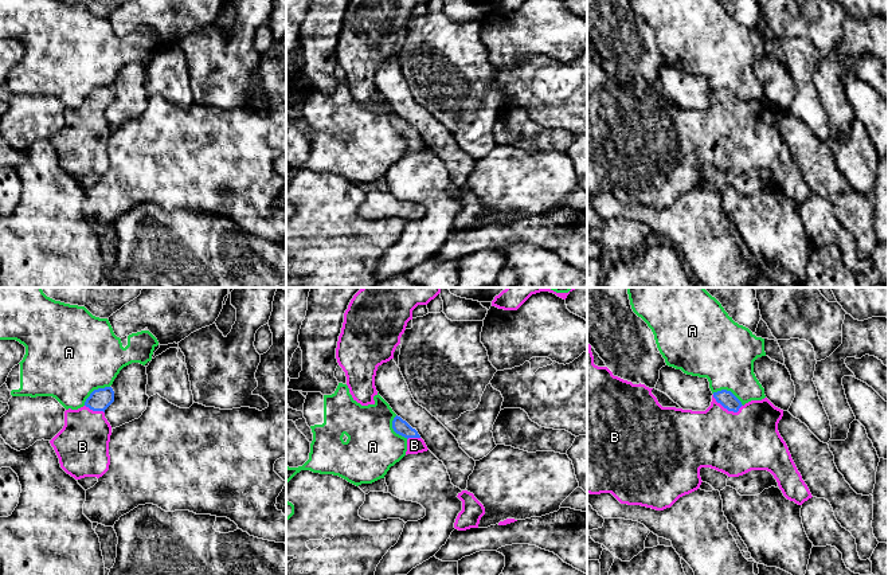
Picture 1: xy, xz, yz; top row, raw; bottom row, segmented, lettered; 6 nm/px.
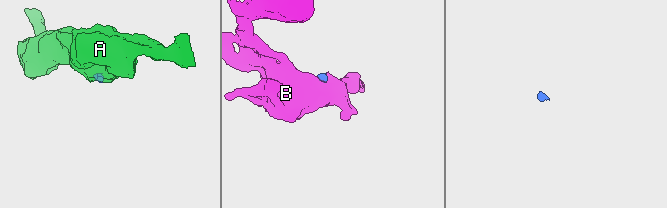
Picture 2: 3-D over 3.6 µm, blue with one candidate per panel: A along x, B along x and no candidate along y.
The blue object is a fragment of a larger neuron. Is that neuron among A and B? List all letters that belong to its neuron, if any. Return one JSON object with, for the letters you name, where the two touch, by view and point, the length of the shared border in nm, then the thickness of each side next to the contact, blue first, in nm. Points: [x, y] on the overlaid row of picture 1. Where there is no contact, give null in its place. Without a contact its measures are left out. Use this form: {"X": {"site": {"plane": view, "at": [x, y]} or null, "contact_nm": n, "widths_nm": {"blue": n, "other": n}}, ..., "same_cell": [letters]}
{"B": {"site": {"plane": "yz", "at": [727, 409]}, "contact_nm": 200, "widths_nm": {"blue": 100, "other": 380}}, "same_cell": ["B"]}

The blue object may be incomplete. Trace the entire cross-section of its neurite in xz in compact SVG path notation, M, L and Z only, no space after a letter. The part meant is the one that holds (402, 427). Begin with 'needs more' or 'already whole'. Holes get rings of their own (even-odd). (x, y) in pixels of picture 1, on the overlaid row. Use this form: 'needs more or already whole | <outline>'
needs more | M395 416L392 421L392 429L396 434L404 437L407 439L407 454L418 454L427 451L427 446L425 441L420 438L418 431L412 429L406 421L403 421L400 416Z

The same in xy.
needs more | M112 387L94 390L83 407L64 411L63 429L50 441L60 468L75 480L99 478L109 470L112 426L105 410L113 402Z

